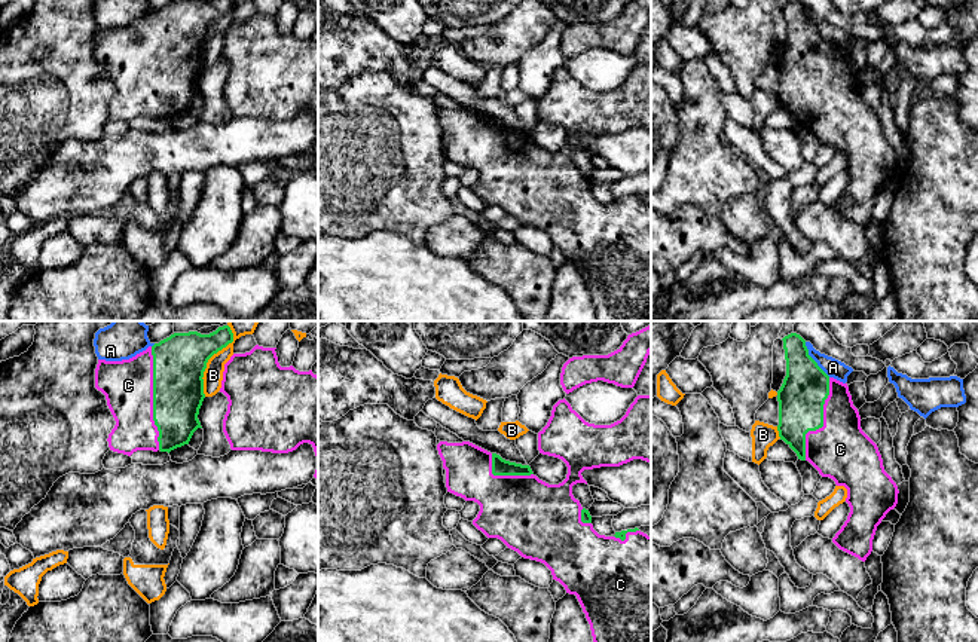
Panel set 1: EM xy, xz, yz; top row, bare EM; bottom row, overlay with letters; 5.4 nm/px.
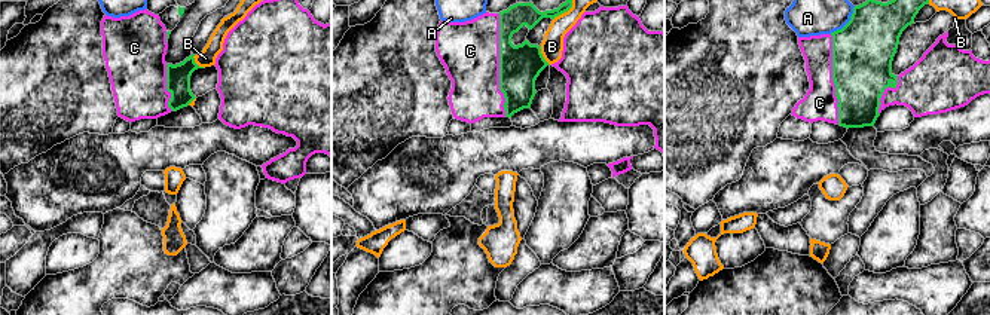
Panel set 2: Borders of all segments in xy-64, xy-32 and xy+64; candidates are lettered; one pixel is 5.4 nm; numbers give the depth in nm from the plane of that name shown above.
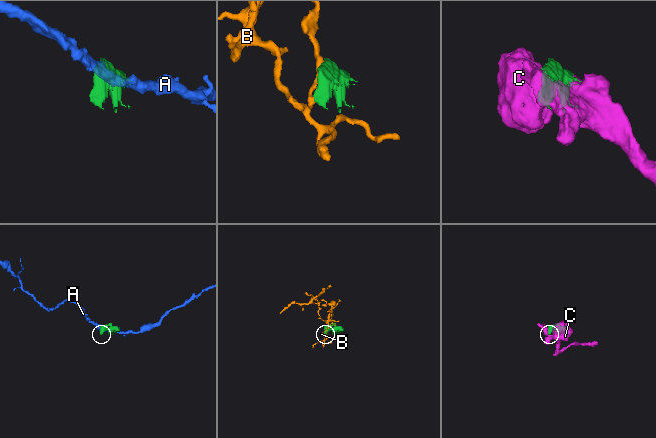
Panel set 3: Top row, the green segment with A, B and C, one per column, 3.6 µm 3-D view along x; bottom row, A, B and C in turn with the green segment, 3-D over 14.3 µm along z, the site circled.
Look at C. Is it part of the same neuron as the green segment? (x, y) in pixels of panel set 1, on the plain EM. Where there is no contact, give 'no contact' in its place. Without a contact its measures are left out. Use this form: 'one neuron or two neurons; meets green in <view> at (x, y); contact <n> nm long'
one neuron; meets green in xy at (153, 66); contact 550 nm long

